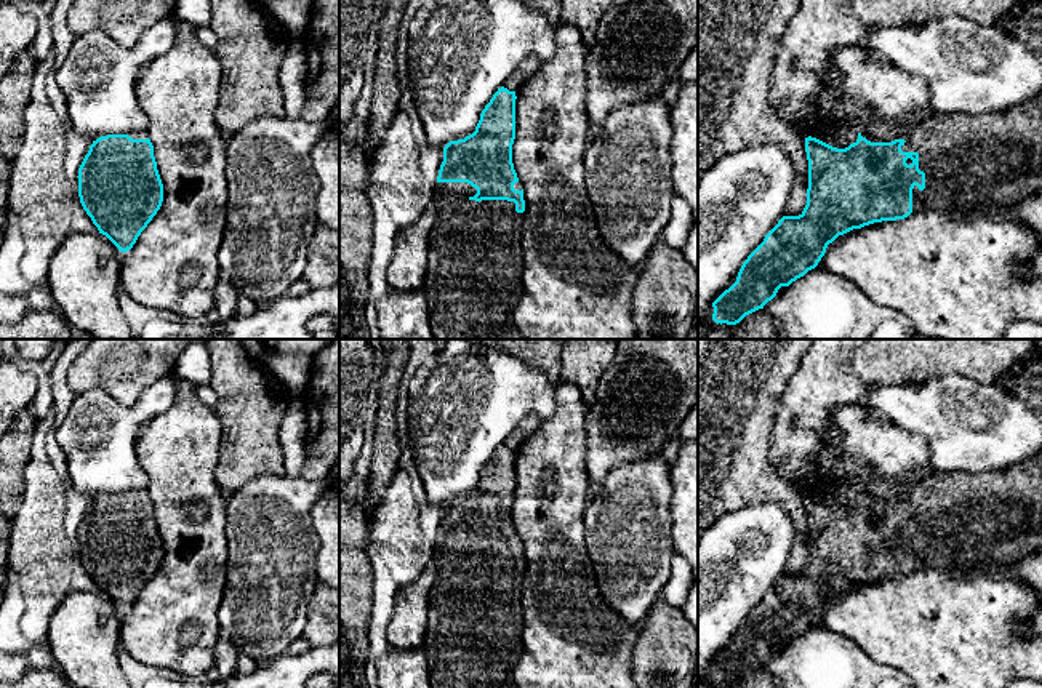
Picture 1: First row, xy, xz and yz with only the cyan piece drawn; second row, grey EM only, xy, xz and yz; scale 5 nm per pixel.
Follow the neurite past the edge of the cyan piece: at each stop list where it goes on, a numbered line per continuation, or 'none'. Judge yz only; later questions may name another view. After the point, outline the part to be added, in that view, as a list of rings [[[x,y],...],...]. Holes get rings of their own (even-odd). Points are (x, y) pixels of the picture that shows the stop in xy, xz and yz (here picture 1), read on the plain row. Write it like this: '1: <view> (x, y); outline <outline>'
1: yz (996, 517); outline [[[1042,450],[1005,470],[930,475],[900,493],[903,510],[919,512],[925,547],[912,547],[912,571],[967,568],[980,562],[1010,566],[1042,549]]]

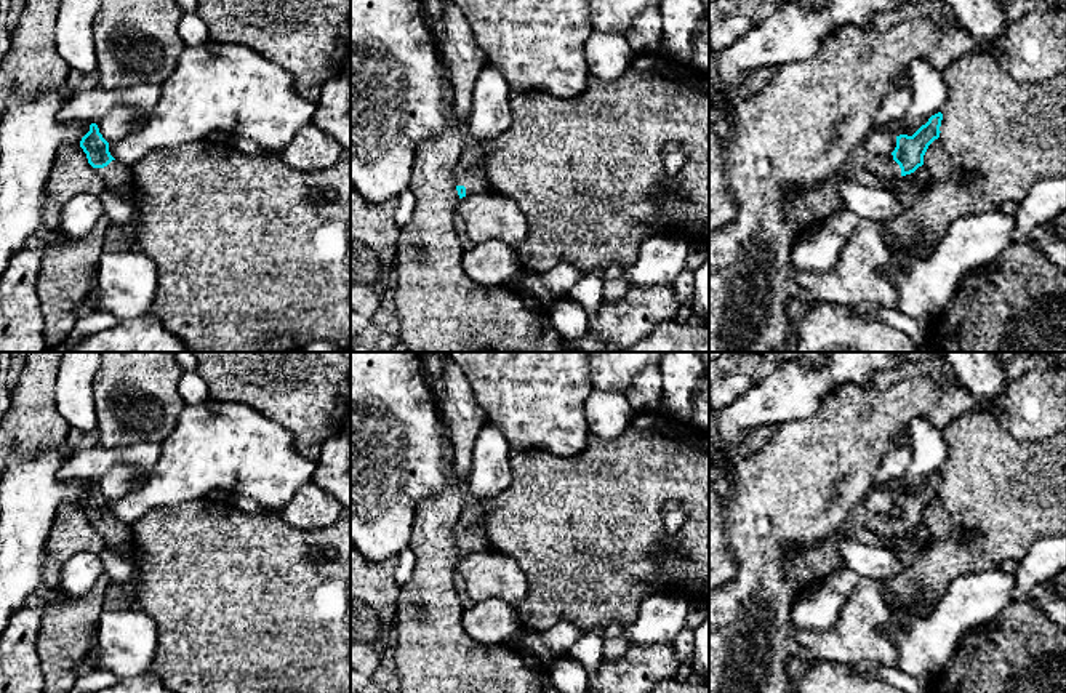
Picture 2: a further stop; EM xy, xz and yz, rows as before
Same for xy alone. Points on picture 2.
1: xy (116, 535); outline [[[112,519],[104,527],[94,527],[101,533],[104,544],[110,549],[122,551],[136,565],[139,554],[133,546],[131,528],[123,522]]]

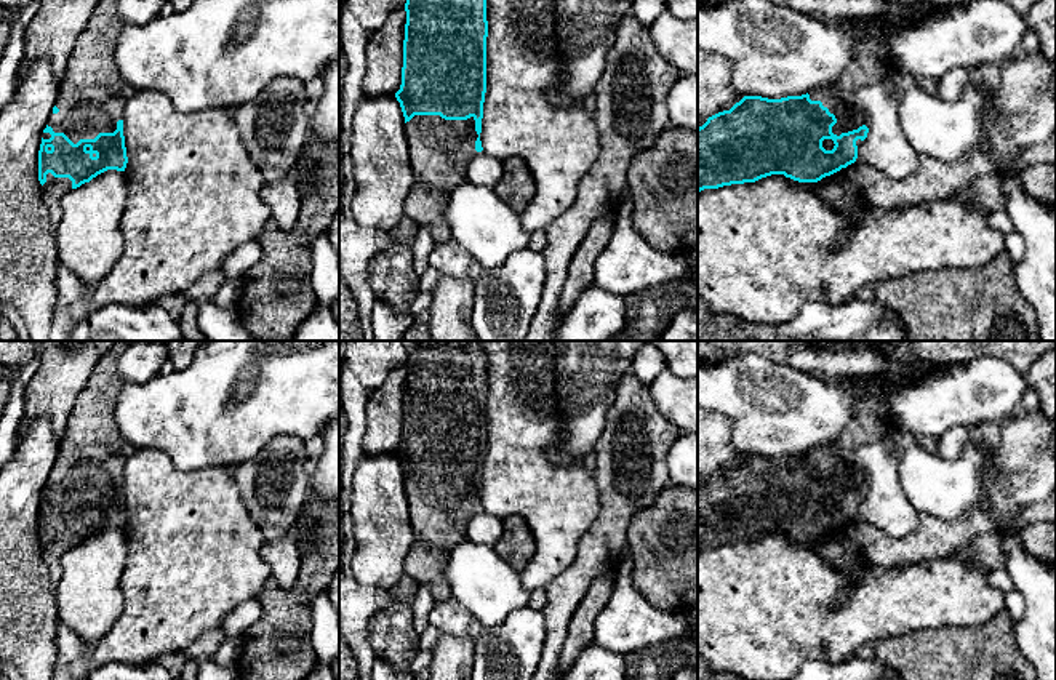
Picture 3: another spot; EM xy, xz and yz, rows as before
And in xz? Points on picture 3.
1: xz (440, 509); outline [[[414,474],[405,482],[413,546],[403,574],[426,586],[435,602],[451,598],[446,565],[451,550],[467,541],[467,525],[480,512],[474,475],[445,478],[440,474]]]

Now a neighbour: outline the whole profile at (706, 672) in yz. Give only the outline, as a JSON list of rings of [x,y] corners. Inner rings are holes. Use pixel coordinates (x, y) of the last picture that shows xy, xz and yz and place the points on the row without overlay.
[[[698,666],[698,680],[744,680],[730,672],[715,672],[709,666],[699,667]]]

